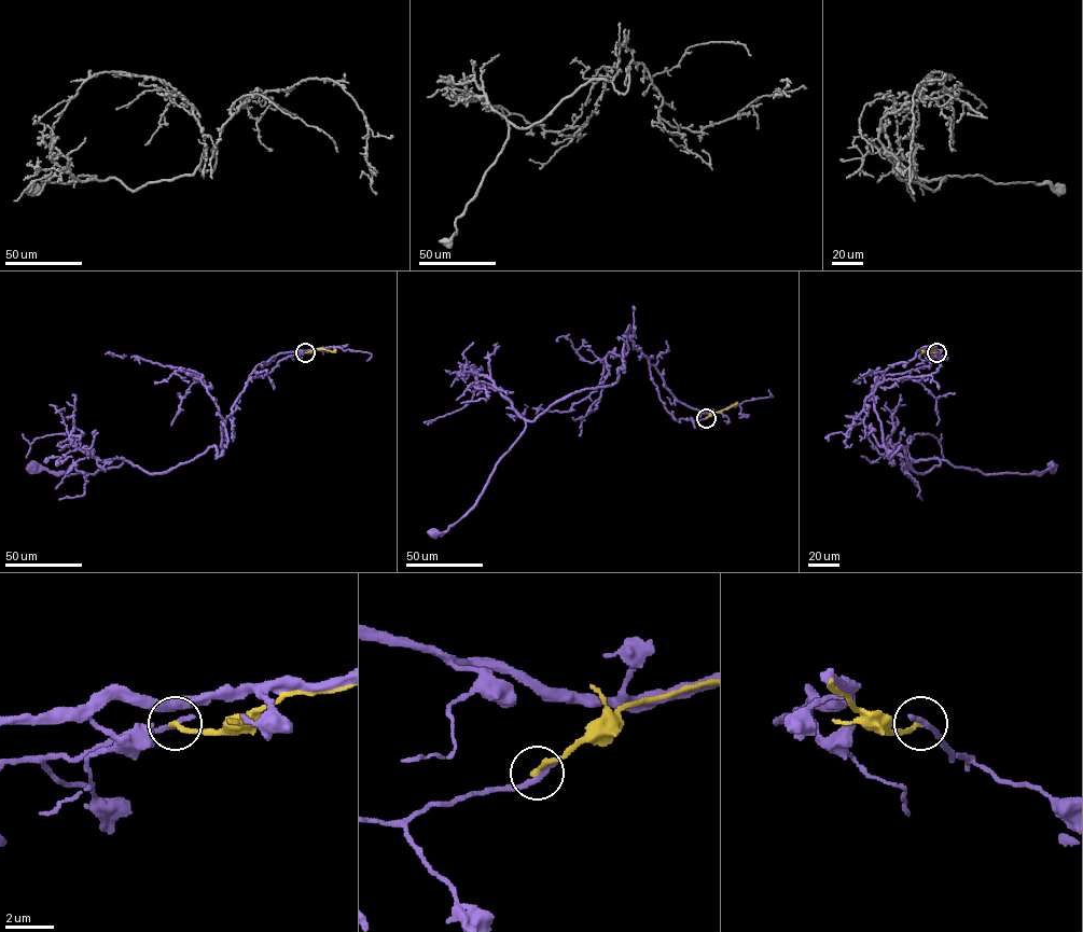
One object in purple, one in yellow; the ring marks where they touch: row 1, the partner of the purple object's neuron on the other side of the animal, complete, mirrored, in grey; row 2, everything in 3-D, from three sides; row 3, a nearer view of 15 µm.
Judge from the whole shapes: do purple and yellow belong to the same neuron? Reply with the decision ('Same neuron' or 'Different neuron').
Different neuron

